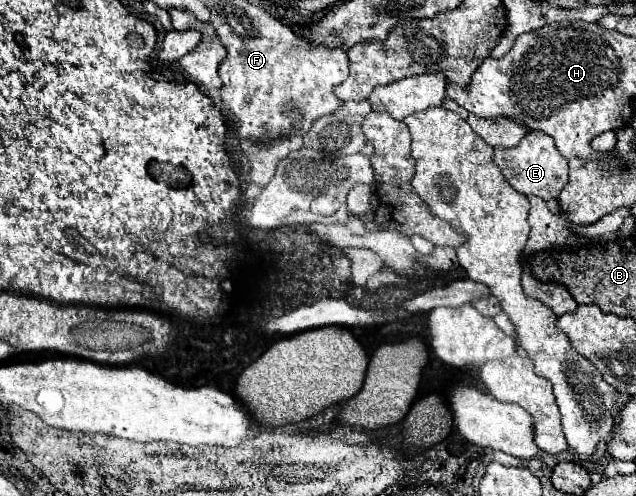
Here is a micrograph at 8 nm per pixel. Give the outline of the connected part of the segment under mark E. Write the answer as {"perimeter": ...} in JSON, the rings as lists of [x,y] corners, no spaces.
{"perimeter":[[[545,132],[527,134],[515,148],[495,148],[493,160],[509,184],[525,196],[539,196],[545,201],[559,198],[563,186],[567,184],[567,160],[561,152],[557,152],[553,138]]]}

